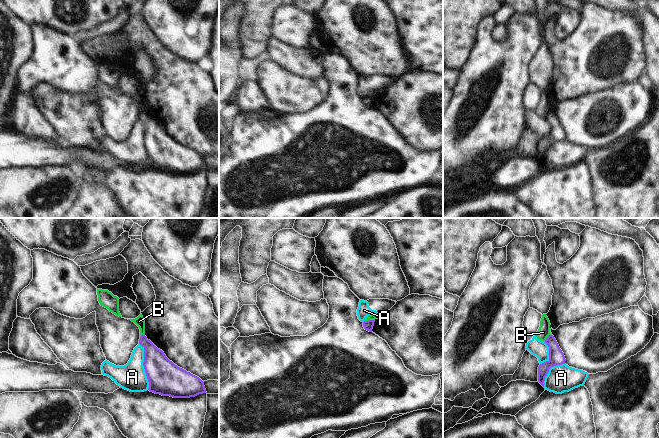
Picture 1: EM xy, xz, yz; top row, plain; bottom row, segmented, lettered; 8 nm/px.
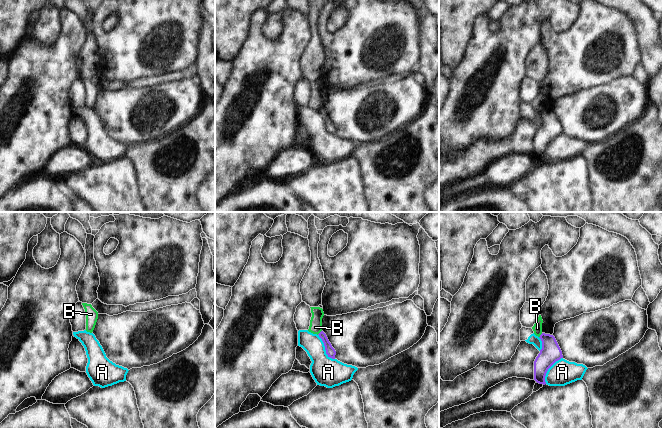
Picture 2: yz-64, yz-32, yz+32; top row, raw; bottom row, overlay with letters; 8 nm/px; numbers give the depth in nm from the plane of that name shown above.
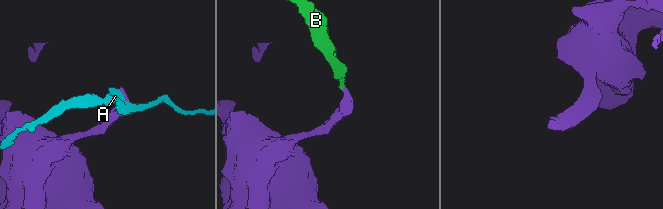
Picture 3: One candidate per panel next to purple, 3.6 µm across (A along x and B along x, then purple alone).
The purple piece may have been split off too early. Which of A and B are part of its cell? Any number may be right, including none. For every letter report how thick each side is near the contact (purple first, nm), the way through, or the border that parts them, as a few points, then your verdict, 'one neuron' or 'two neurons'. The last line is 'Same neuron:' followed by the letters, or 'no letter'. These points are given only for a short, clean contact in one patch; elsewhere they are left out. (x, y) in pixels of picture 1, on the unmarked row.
A: calibres 280 and 220 nm; two neurons
B: calibres 130 and 100 nm; border yz (550, 110), (544, 117); two neurons
Same neuron: no letter

